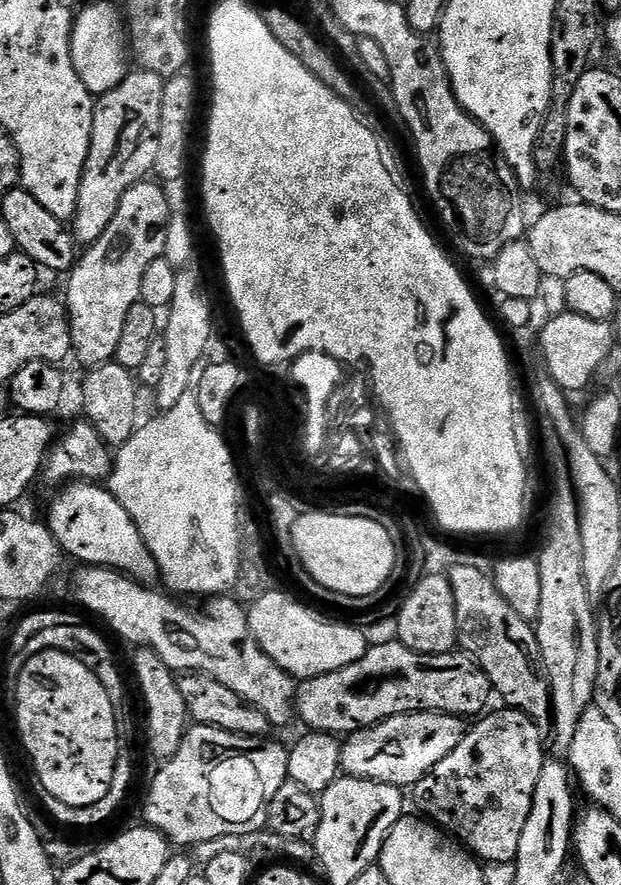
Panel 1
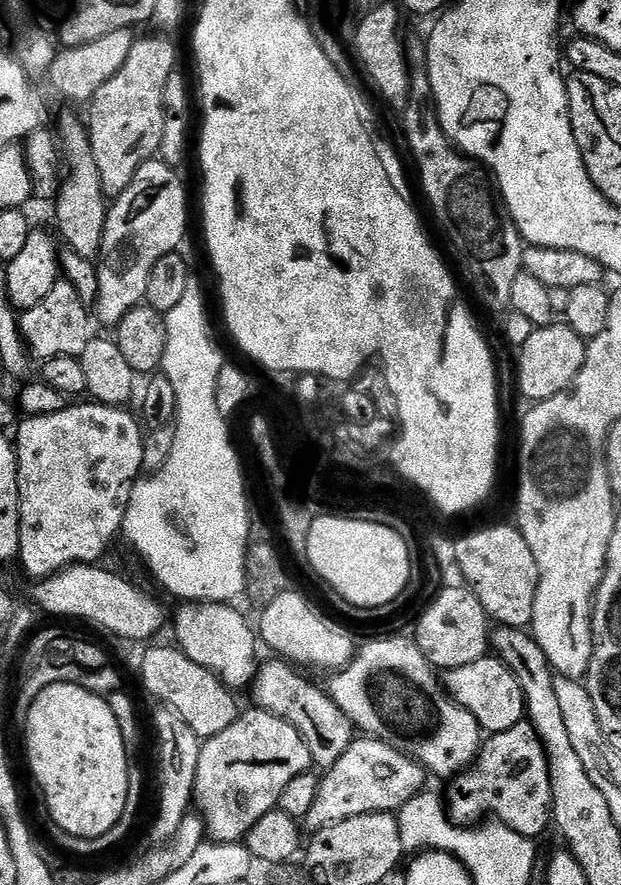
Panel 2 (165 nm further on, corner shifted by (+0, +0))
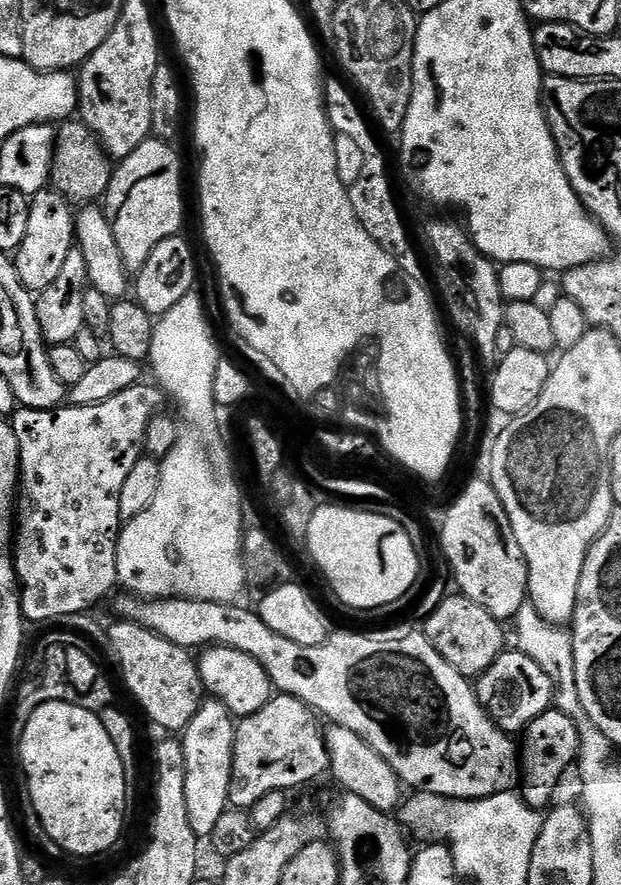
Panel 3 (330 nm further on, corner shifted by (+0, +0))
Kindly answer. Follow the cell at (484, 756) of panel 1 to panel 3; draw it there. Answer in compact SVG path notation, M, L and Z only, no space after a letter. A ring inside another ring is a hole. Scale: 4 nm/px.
M550 707L542 714L538 714L538 718L529 722L528 727L522 733L522 739L524 739L524 745L521 743L518 748L522 765L522 788L524 784L522 795L530 807L544 810L553 803L552 795L555 794L556 787L559 786L560 779L564 776L564 771L571 764L573 767L577 763L580 754L578 726L574 726L572 718L566 718L566 714Z

